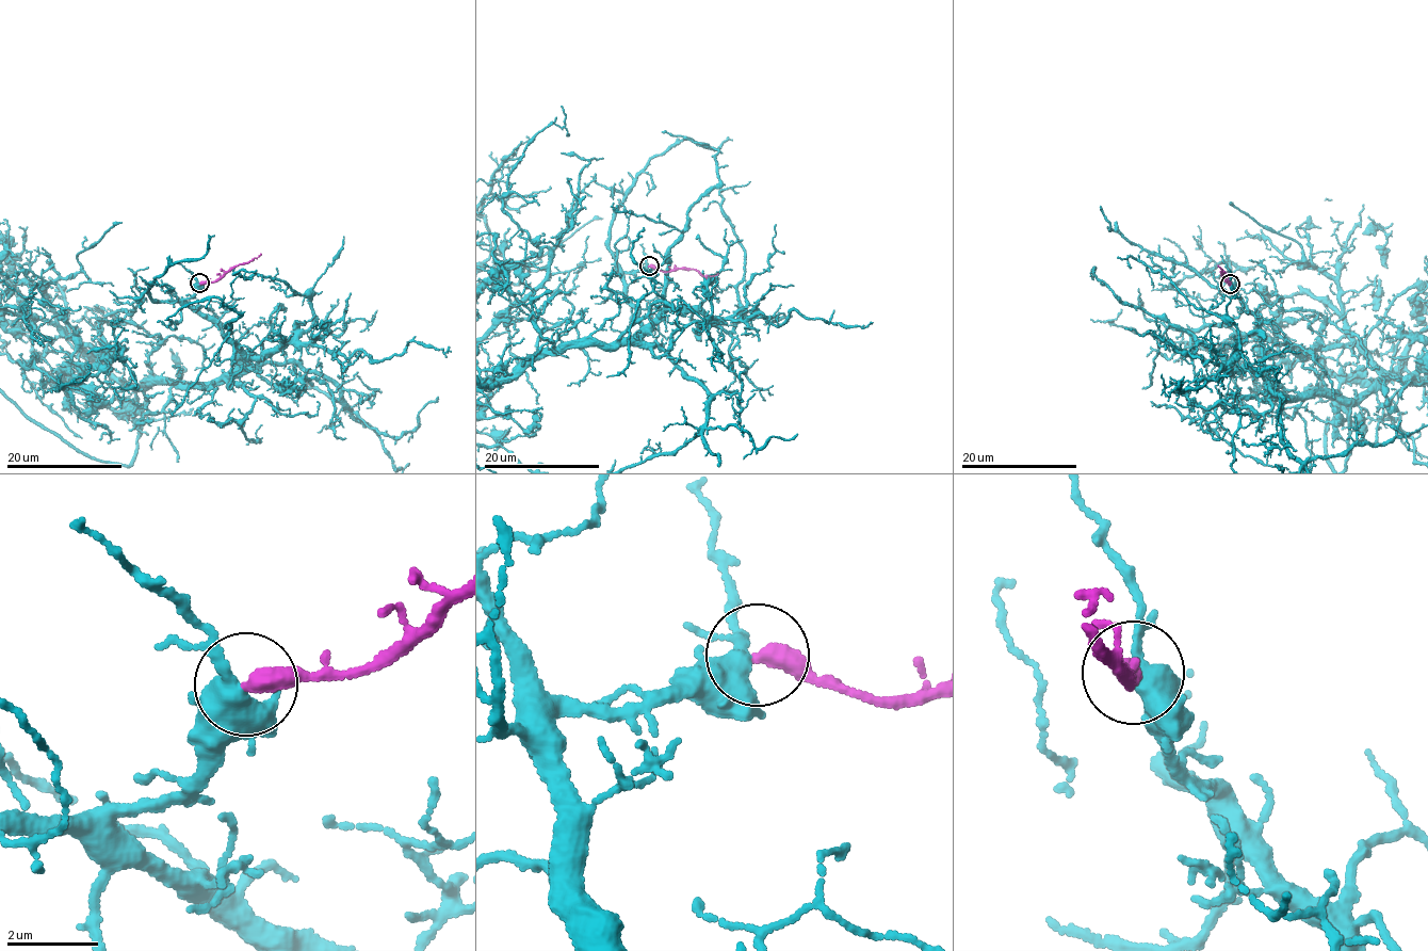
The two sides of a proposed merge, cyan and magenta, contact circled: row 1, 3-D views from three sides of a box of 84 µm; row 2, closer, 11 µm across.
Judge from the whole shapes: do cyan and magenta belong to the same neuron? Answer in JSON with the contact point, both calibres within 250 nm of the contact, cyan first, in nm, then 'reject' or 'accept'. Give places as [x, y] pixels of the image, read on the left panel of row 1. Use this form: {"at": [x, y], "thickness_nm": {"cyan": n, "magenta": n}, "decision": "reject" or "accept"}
{"at": [199, 283], "thickness_nm": {"cyan": 360, "magenta": 420}, "decision": "accept"}

